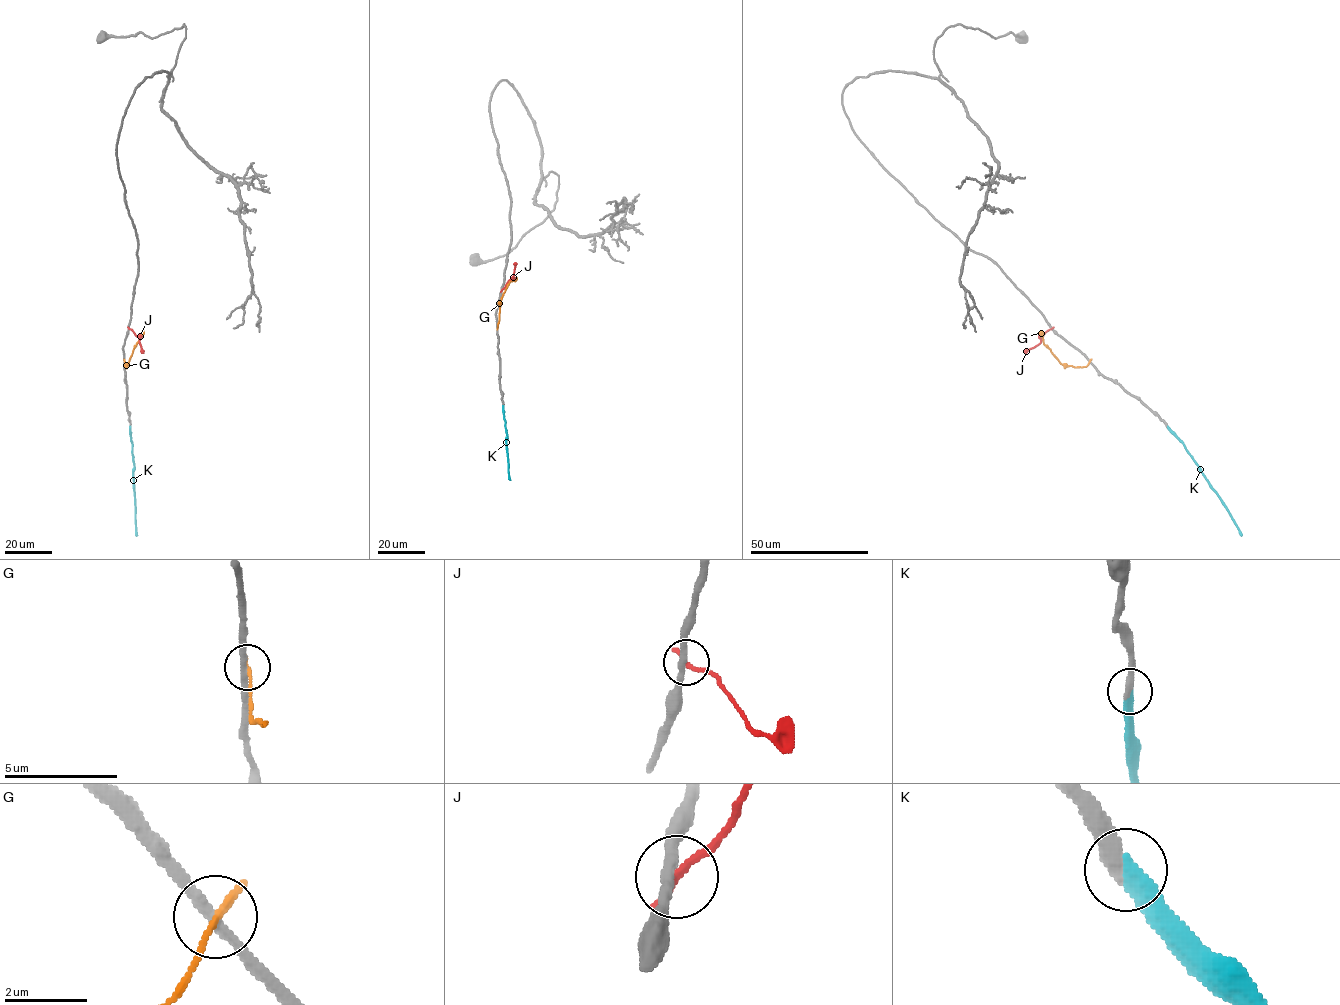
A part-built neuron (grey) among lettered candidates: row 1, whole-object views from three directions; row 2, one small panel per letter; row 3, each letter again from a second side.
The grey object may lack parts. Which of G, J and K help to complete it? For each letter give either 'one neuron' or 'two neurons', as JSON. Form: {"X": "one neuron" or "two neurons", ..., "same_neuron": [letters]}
{"G": "two neurons", "J": "two neurons", "K": "one neuron", "same_neuron": ["K"]}

